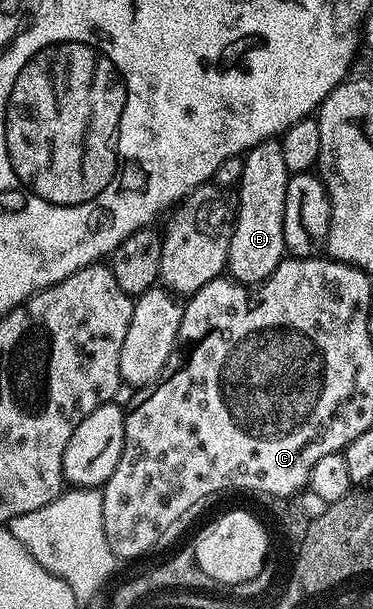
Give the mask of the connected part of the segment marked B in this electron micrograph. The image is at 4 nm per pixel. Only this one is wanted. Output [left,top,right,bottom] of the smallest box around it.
[225,140,290,286]

